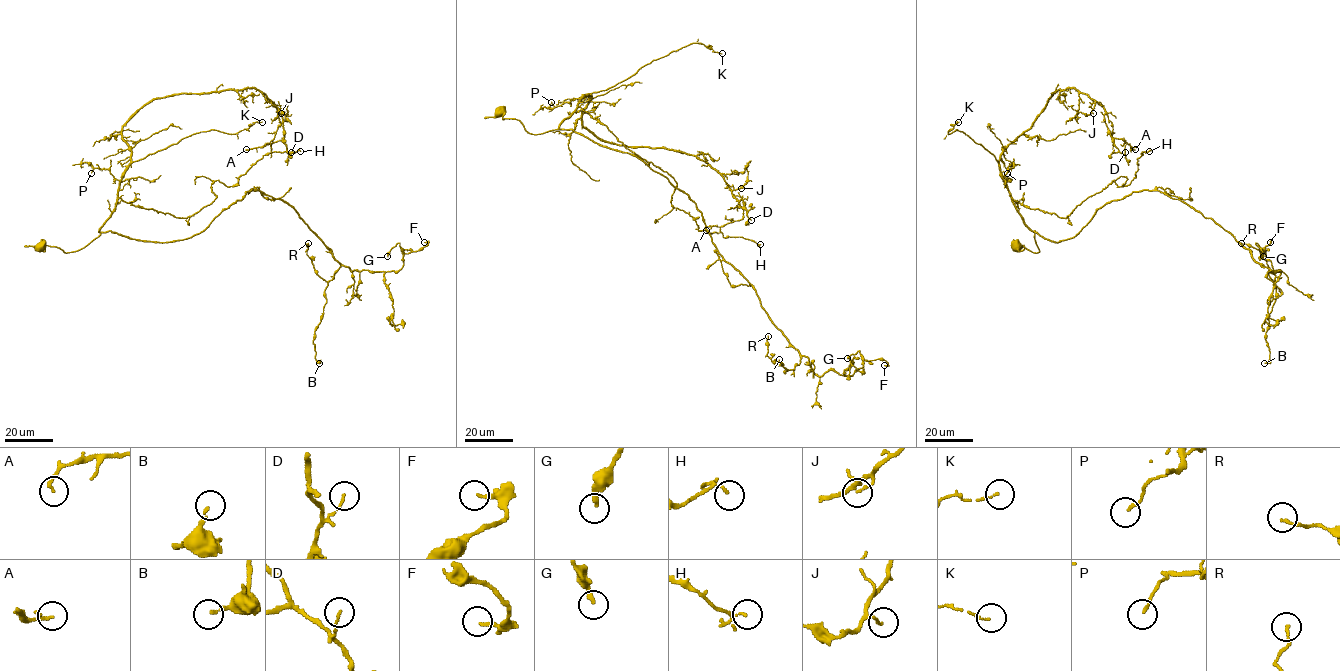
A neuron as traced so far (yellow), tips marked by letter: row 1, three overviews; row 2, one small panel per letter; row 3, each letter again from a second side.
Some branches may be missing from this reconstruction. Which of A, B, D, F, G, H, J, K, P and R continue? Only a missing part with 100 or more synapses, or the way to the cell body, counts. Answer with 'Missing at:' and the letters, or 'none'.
Missing at: none

